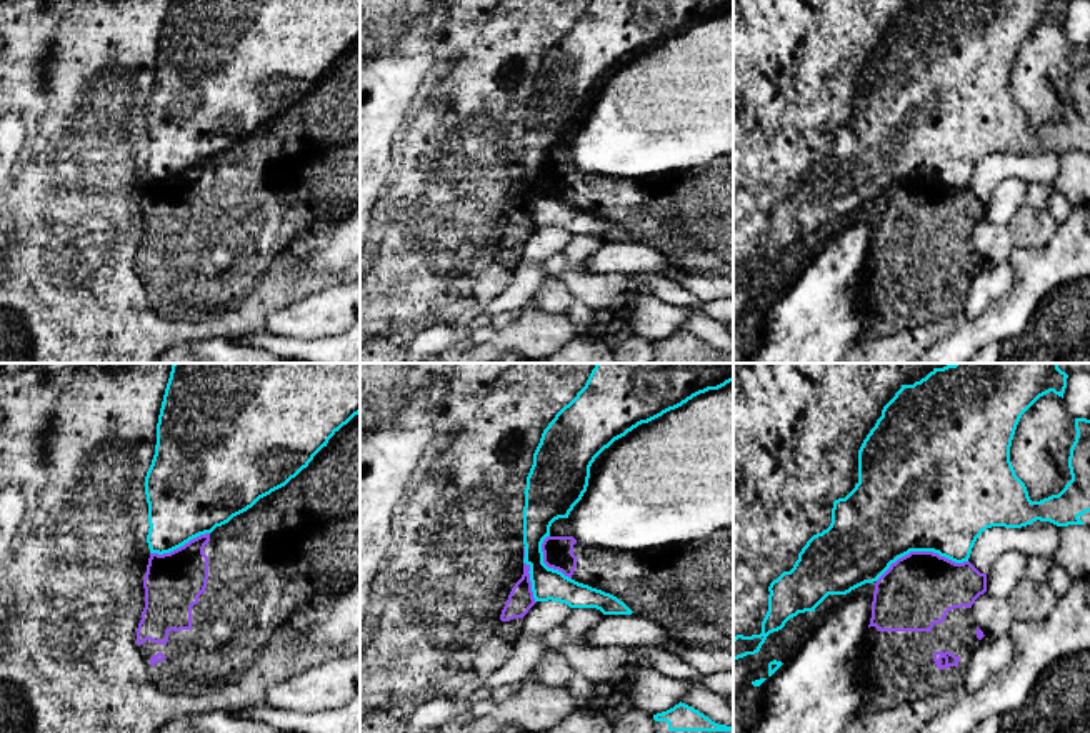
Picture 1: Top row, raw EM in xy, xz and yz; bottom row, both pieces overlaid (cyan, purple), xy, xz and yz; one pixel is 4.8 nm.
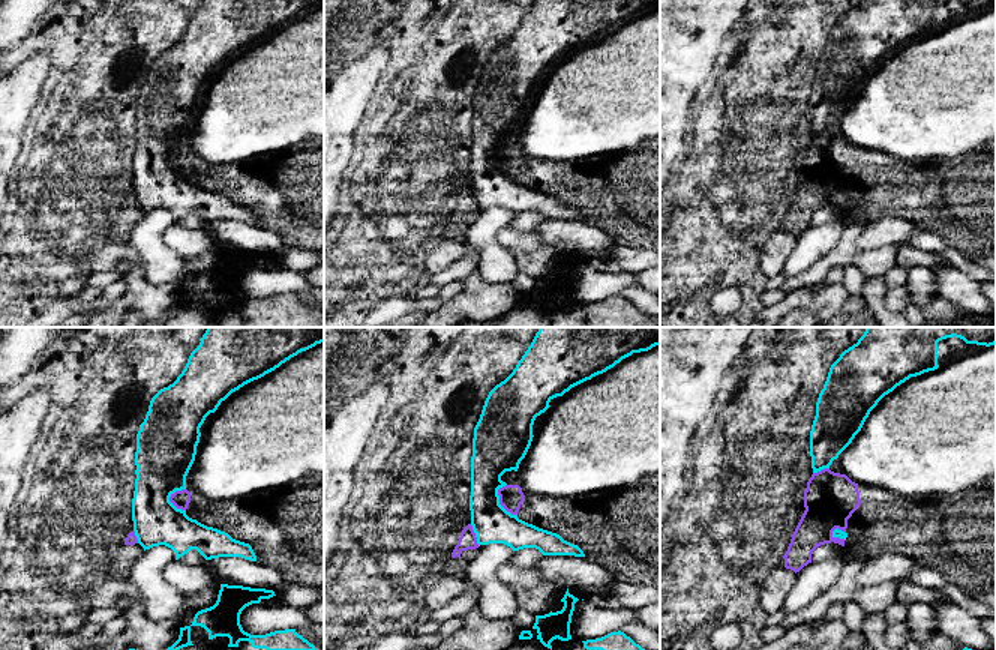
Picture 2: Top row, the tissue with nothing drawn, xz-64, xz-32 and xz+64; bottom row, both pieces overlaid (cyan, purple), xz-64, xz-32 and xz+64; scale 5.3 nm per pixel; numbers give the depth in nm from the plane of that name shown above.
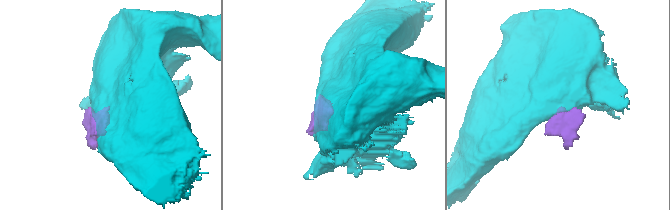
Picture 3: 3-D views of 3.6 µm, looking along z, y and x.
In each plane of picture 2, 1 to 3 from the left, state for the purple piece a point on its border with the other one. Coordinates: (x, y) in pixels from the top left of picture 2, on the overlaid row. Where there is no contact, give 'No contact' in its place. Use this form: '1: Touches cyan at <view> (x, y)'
1: Touches cyan at xz-64 (171, 503)
2: Touches cyan at xz-32 (498, 502)
3: Touches cyan at xz+64 (821, 469)

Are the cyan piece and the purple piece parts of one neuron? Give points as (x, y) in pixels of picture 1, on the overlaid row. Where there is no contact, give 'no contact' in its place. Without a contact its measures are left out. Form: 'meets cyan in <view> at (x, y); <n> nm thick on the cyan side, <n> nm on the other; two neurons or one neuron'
meets cyan in yz at (920, 550); 500 nm thick on the cyan side, 360 nm on the other; two neurons

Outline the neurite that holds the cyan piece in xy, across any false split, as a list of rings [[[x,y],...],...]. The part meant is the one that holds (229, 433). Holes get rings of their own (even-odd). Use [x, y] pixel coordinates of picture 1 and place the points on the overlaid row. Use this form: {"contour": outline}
{"contour": [[[173,363],[158,415],[155,455],[145,476],[150,553],[170,553],[200,535],[212,533],[217,526],[252,508],[260,498],[285,486],[358,413],[360,363]]]}

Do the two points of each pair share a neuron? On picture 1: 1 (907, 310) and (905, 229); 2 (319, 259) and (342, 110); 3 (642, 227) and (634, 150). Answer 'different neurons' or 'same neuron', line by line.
1: same neuron
2: different neurons
3: different neurons

